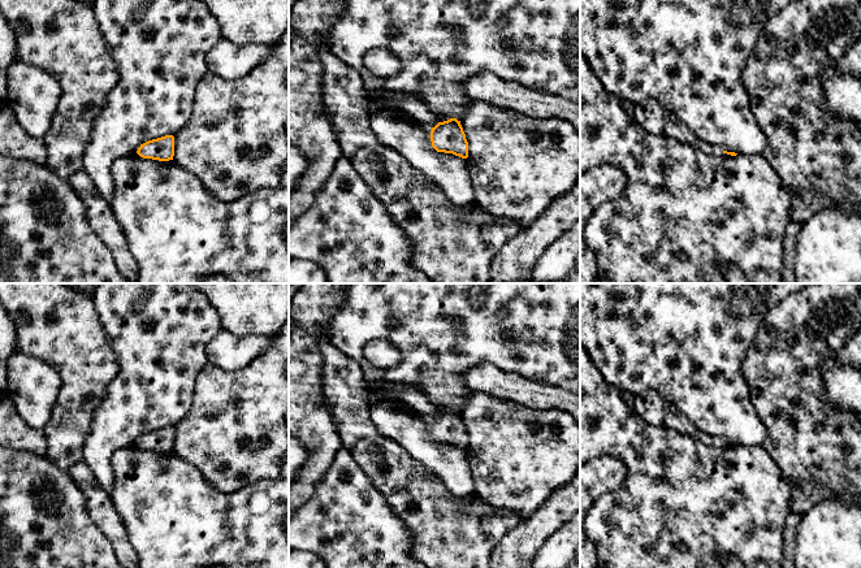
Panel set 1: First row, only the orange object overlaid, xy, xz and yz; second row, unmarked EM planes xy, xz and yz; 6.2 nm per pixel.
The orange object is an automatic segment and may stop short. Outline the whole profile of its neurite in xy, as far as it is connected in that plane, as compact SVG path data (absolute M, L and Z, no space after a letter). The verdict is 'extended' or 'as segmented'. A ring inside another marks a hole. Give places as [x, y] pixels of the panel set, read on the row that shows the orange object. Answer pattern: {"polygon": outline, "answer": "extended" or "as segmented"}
{"polygon": "M165 135L157 139L148 140L138 148L137 153L143 159L159 161L173 160L174 156L174 136Z", "answer": "as segmented"}

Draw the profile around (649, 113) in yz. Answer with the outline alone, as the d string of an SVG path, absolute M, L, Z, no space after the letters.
M645 99L633 107L633 117L649 134L662 135L665 130L665 109L656 99Z

